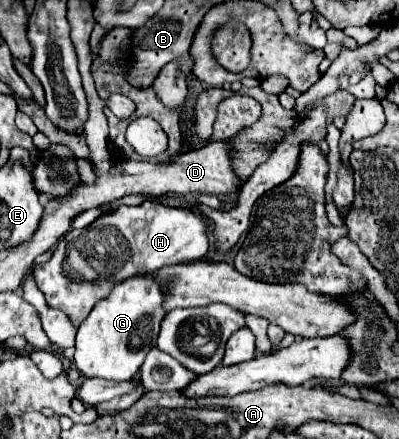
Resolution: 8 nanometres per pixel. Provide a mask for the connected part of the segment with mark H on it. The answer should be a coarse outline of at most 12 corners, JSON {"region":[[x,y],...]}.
{"region":[[144,200],[64,234],[34,268],[80,326],[116,284],[200,260],[200,216]]}

